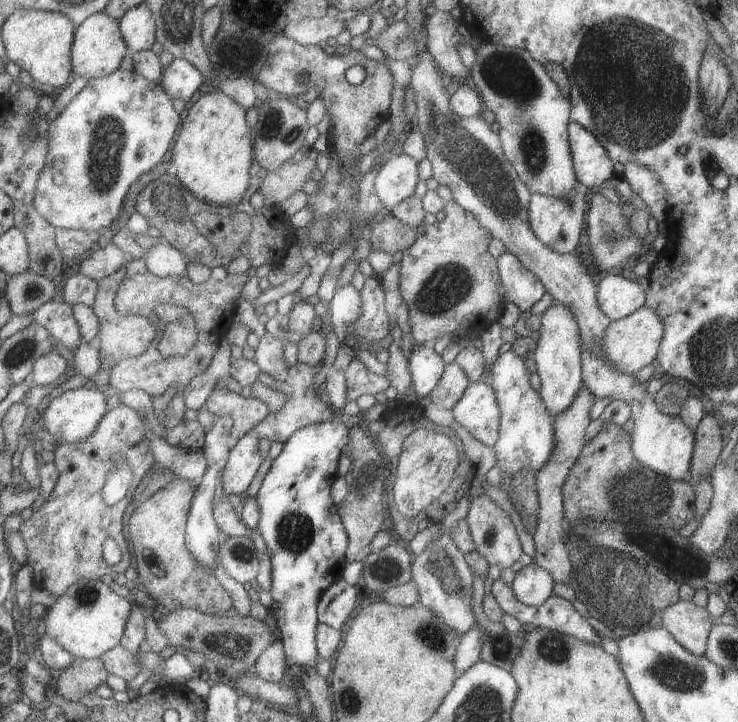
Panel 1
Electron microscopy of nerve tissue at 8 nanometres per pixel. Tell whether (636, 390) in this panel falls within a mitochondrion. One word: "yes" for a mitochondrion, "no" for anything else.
no

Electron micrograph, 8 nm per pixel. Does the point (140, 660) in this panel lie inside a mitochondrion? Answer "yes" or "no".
no

